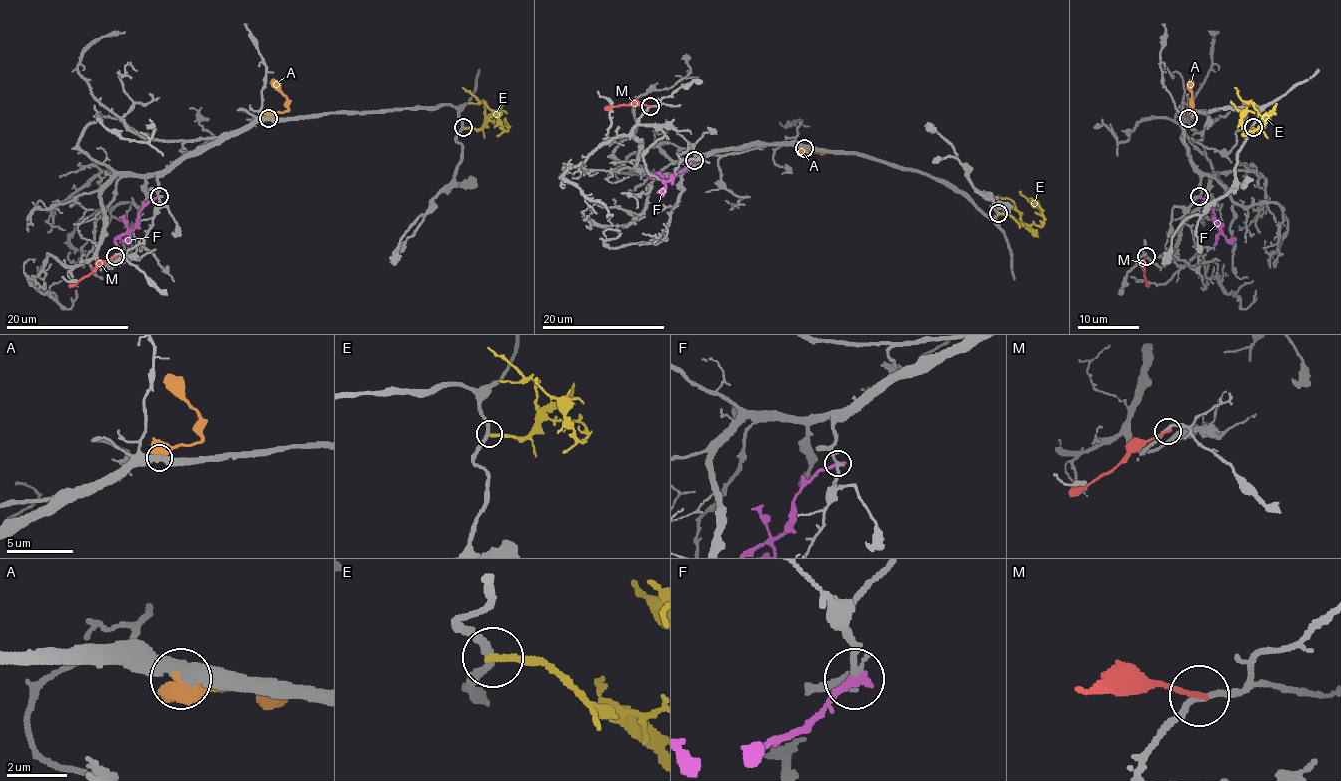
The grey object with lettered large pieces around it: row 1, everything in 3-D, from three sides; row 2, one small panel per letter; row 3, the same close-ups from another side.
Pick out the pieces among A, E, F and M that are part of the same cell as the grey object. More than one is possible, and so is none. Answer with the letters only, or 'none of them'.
none of them

